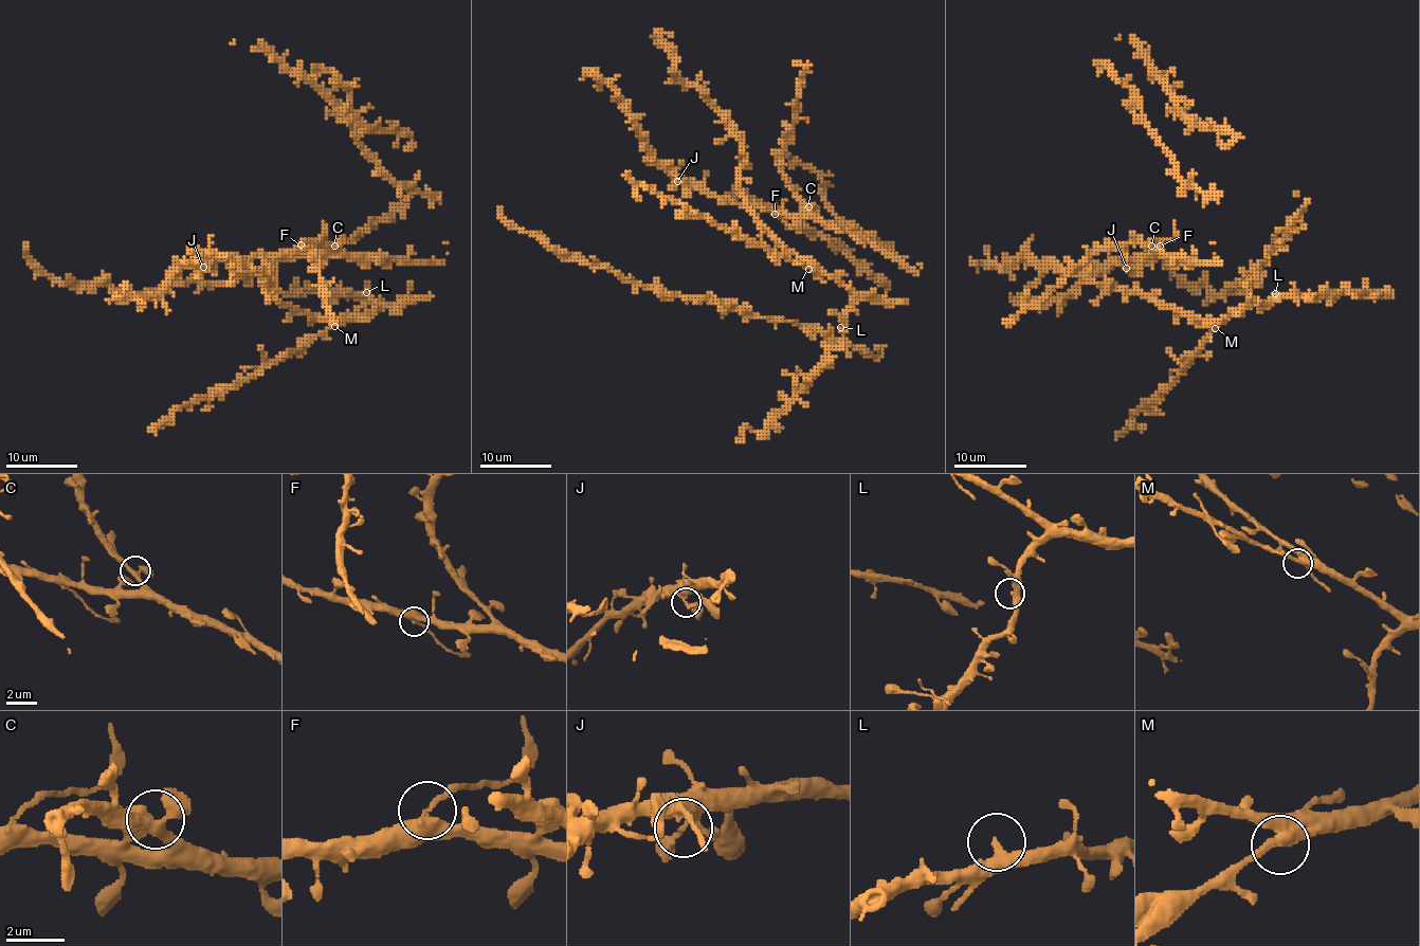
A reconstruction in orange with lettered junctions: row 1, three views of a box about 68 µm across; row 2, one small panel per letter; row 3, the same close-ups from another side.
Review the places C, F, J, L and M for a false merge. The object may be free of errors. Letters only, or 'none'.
F

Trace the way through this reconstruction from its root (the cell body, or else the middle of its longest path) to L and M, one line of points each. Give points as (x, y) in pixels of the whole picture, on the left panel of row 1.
L: (281, 303), (327, 319), (356, 319), (377, 313), (384, 306), (376, 303), (366, 292)
M: (281, 303), (292, 304), (304, 313), (327, 316), (334, 326)

